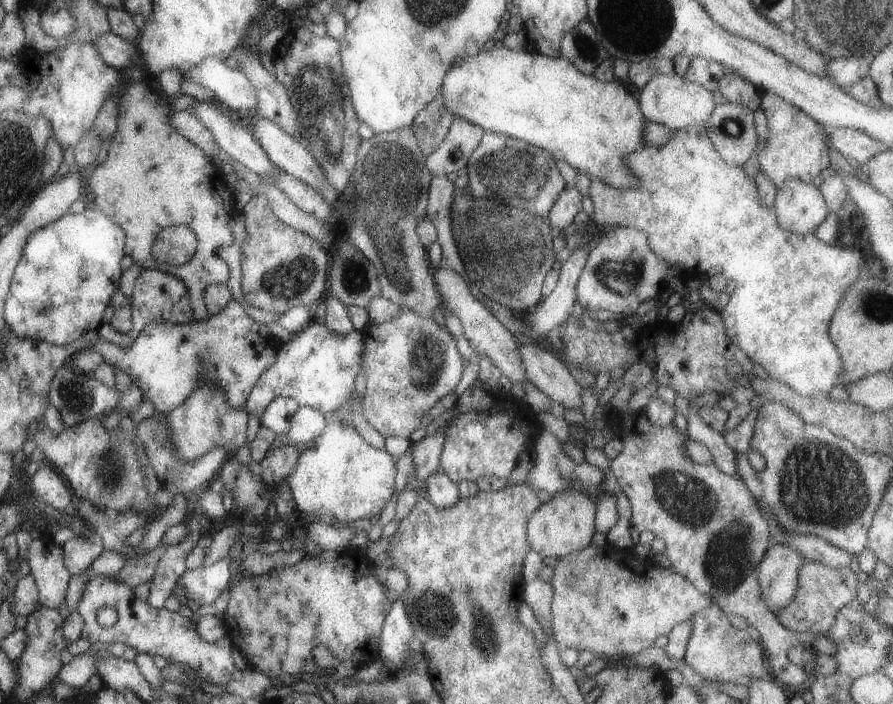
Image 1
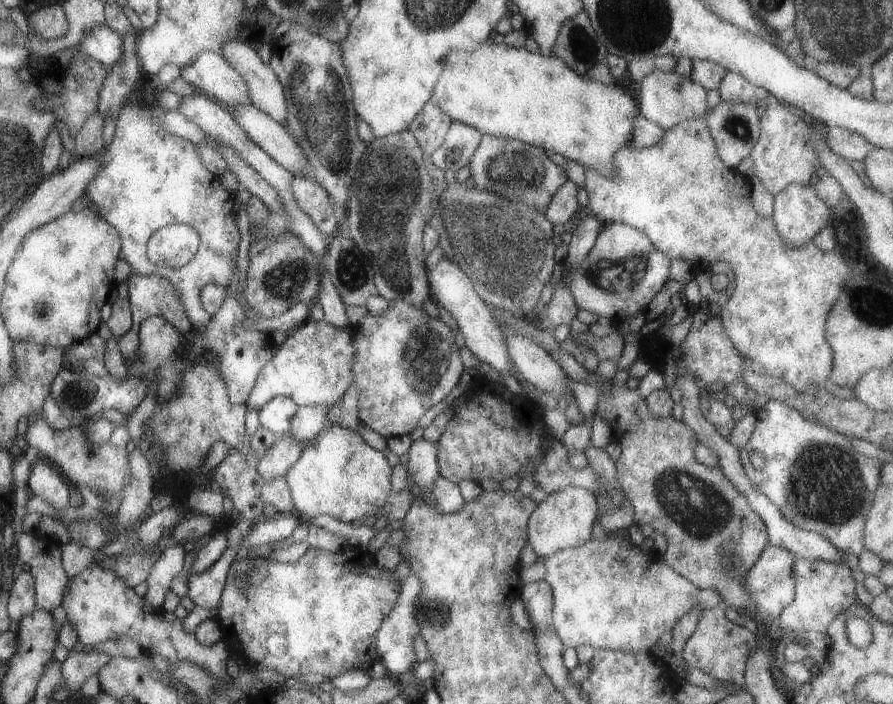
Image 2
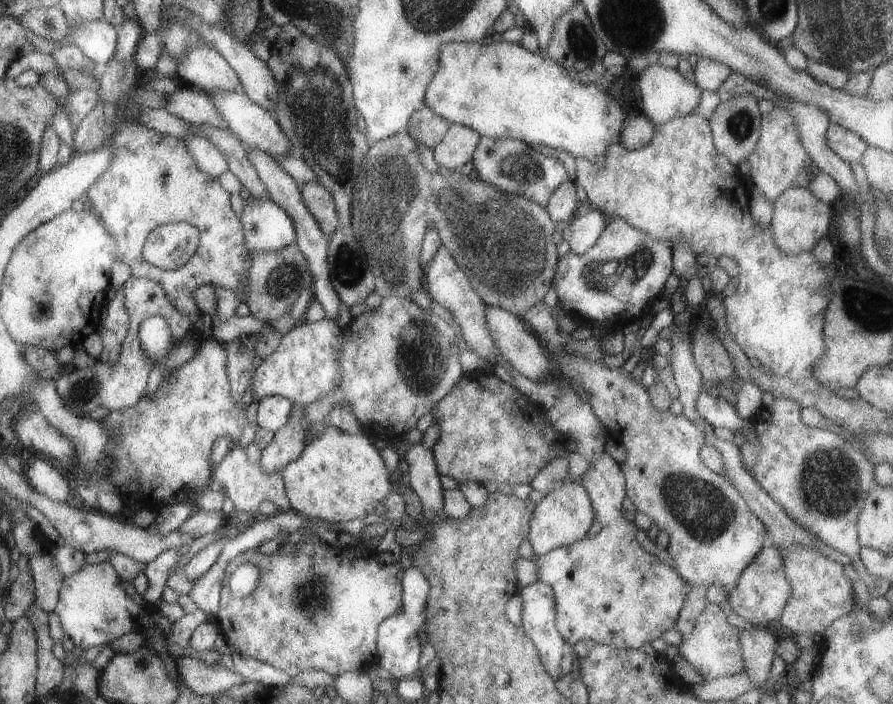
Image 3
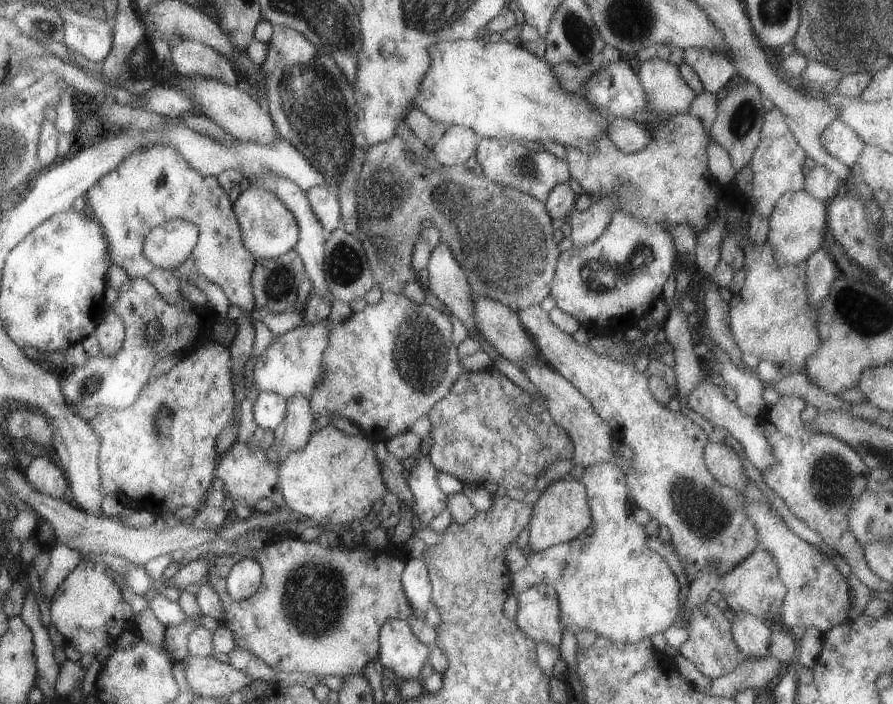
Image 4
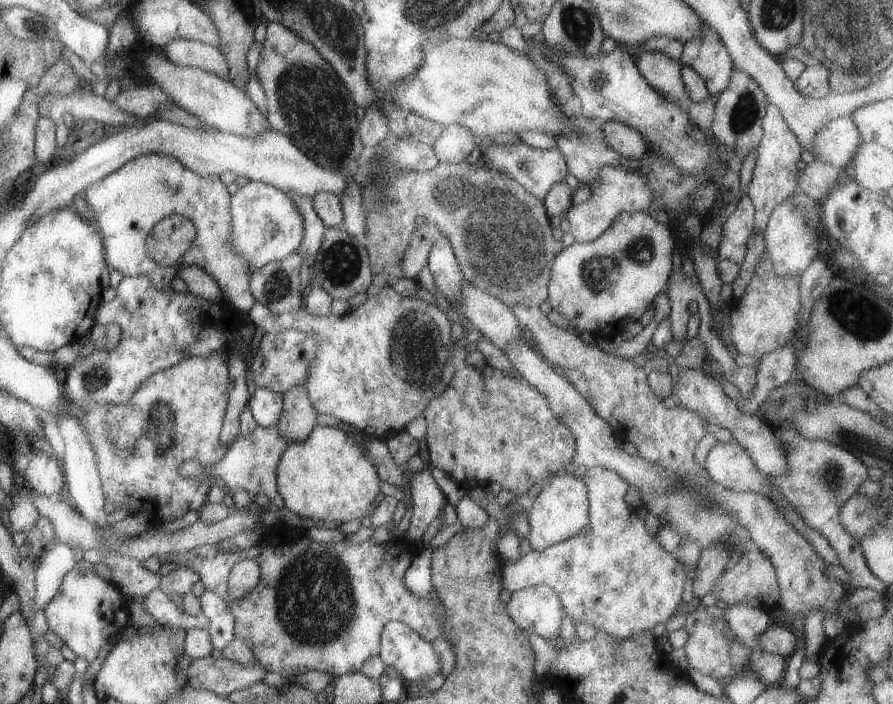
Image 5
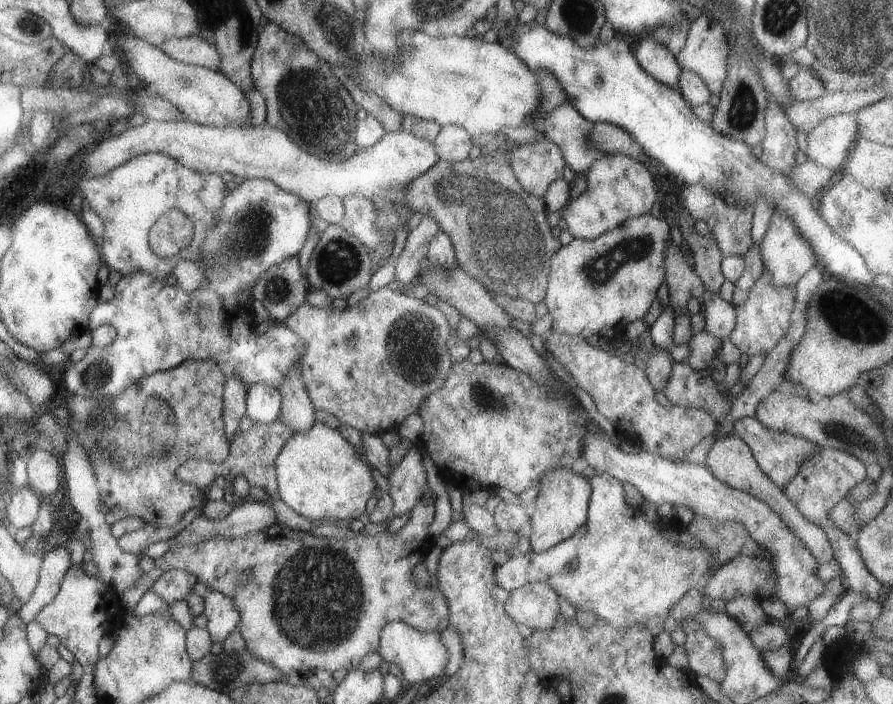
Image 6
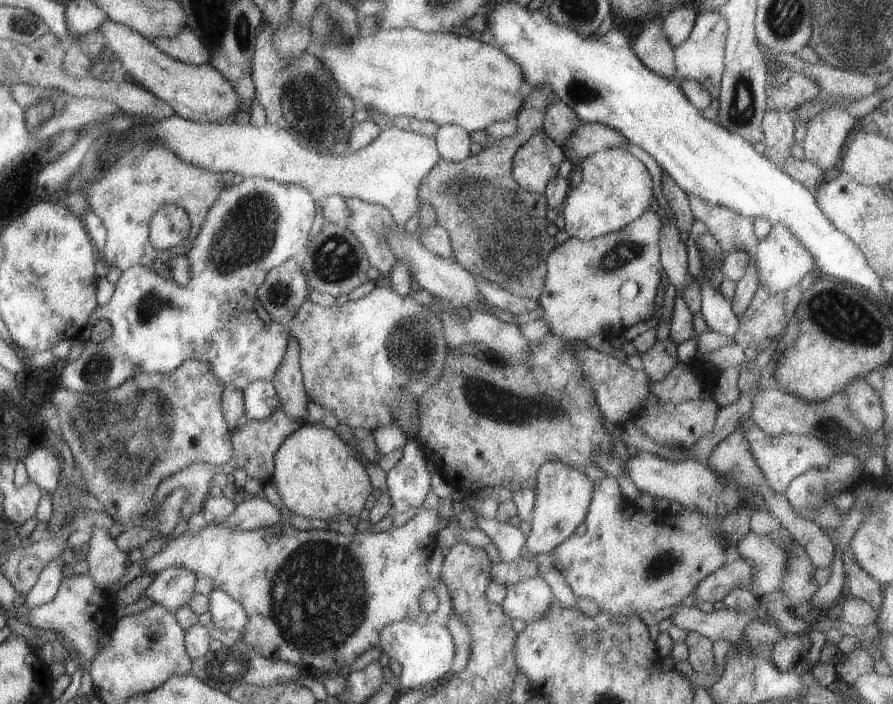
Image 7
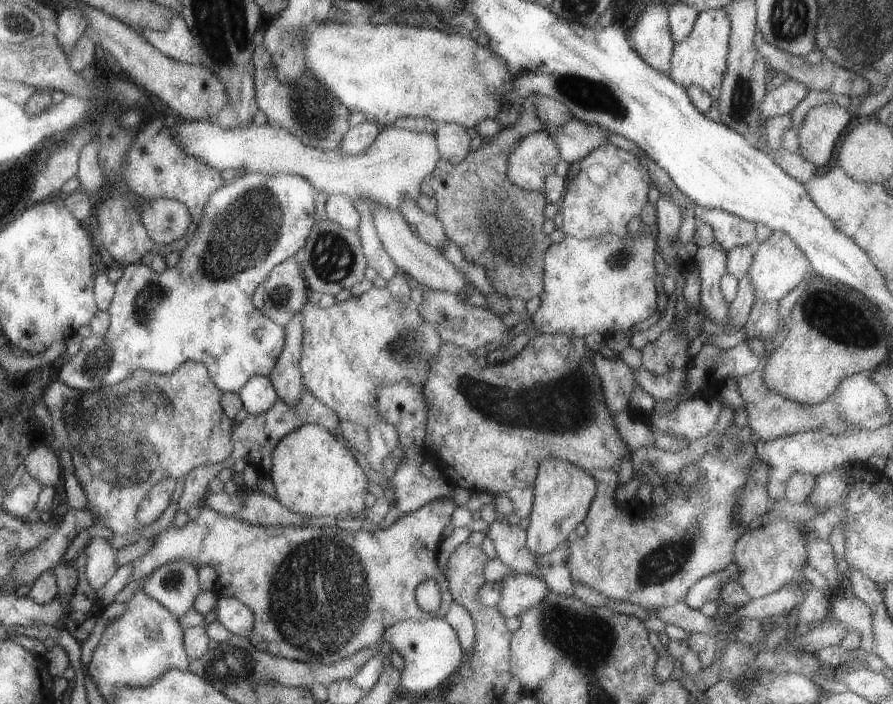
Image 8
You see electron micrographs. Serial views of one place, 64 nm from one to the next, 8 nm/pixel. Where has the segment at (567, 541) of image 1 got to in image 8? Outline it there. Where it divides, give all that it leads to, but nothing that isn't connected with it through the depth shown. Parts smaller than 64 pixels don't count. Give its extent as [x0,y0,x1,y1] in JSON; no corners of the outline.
[524,457,596,556]

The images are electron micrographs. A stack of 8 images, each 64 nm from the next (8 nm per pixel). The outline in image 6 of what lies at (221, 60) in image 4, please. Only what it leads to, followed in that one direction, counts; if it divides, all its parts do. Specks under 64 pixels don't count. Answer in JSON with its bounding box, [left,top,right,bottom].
[156,36,219,72]

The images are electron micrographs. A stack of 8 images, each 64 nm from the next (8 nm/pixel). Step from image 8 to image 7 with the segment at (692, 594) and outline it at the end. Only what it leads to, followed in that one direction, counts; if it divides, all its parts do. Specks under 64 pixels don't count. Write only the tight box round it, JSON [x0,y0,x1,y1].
[692,558,753,602]

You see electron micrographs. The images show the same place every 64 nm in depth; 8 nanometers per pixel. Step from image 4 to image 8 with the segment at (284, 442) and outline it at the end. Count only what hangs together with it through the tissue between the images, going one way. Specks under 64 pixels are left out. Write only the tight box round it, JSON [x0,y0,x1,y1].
[268,312,302,406]

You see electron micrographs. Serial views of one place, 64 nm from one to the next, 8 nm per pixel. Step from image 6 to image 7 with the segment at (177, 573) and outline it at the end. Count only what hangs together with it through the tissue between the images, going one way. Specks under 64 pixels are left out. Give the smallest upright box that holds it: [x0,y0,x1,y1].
[143,567,196,611]

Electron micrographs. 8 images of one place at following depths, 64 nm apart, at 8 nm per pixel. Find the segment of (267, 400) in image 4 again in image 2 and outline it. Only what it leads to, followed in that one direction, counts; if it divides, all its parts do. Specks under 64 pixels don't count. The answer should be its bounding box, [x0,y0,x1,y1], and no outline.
[257,396,297,436]

